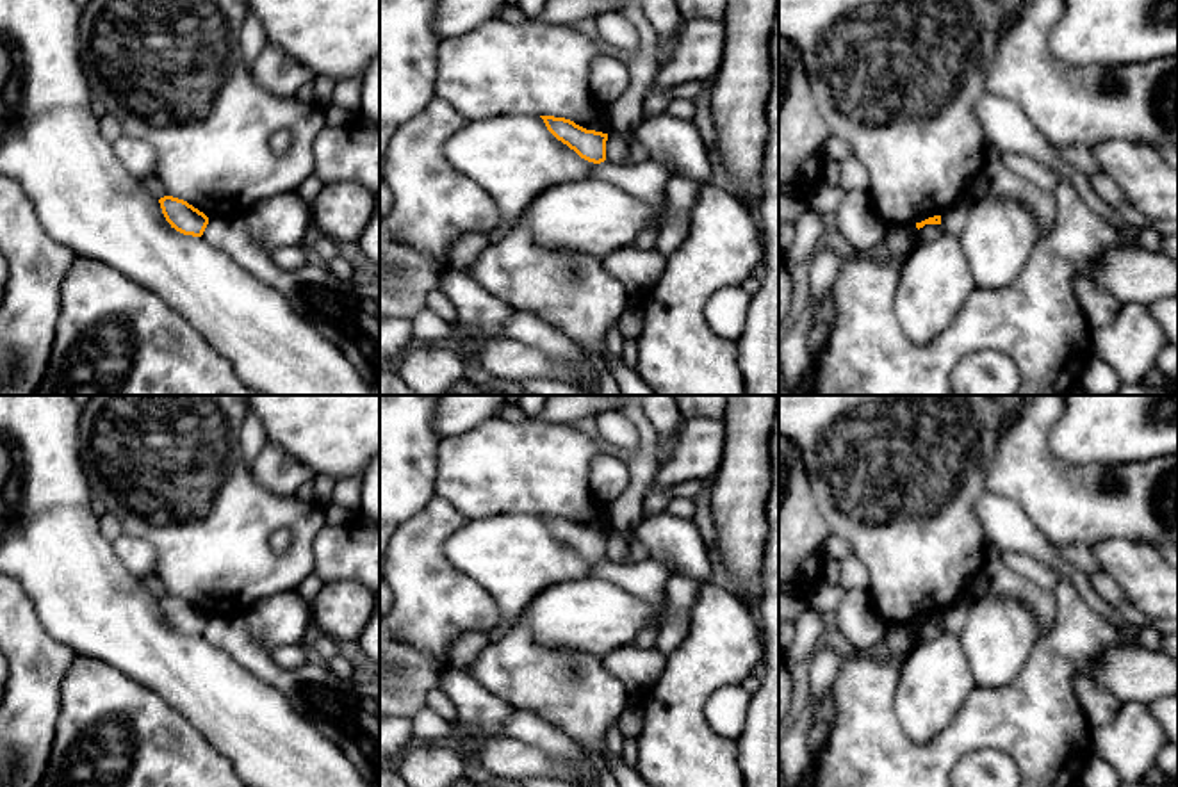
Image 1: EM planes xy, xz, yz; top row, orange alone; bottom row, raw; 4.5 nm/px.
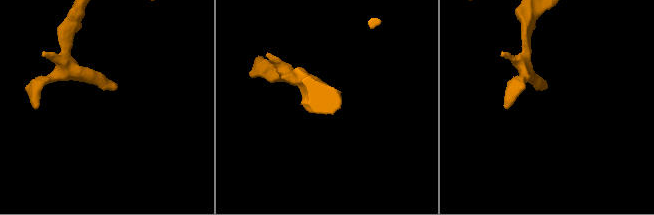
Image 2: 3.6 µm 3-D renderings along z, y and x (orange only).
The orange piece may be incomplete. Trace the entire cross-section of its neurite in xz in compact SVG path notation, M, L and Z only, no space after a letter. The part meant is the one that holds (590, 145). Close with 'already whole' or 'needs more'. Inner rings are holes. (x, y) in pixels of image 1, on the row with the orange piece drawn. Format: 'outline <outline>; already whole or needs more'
outline M540 116L547 130L581 158L601 164L606 160L608 134L586 130L565 118Z; already whole

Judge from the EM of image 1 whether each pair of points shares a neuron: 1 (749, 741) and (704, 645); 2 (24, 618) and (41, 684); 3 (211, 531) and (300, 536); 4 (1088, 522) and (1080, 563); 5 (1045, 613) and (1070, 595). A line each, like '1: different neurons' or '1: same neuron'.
1: different neurons
2: same neuron
3: same neuron
4: different neurons
5: different neurons

